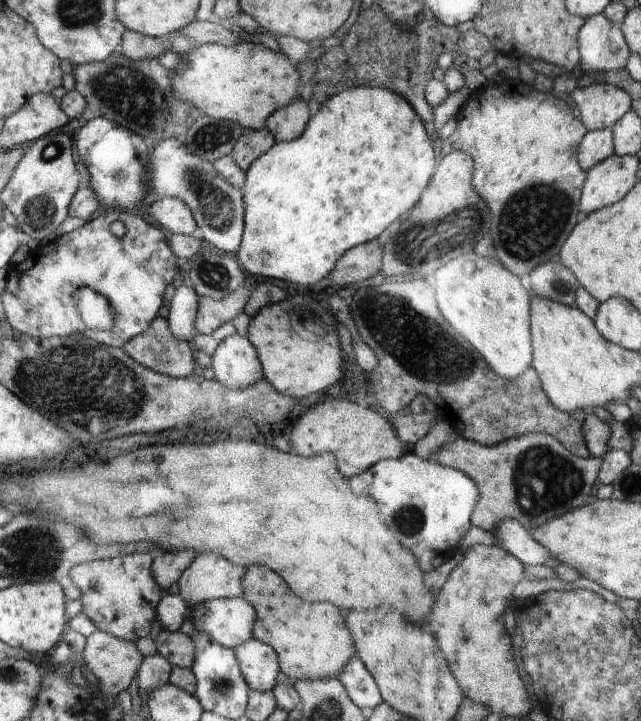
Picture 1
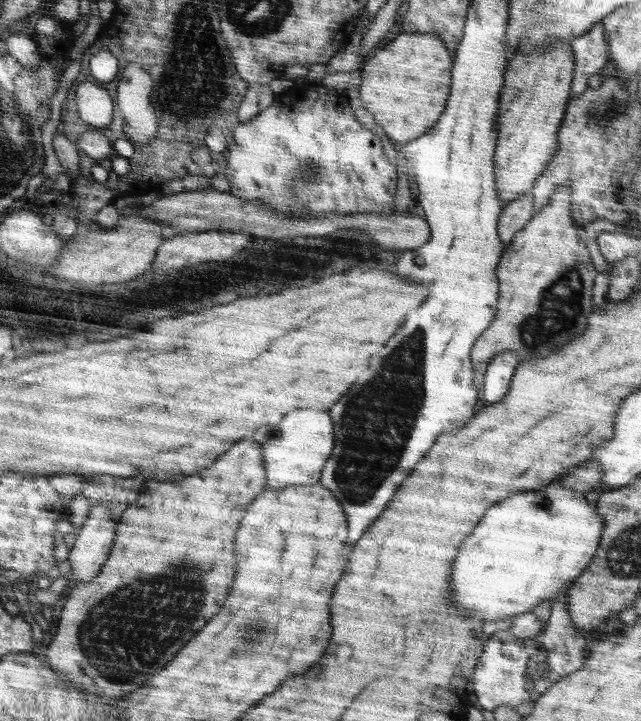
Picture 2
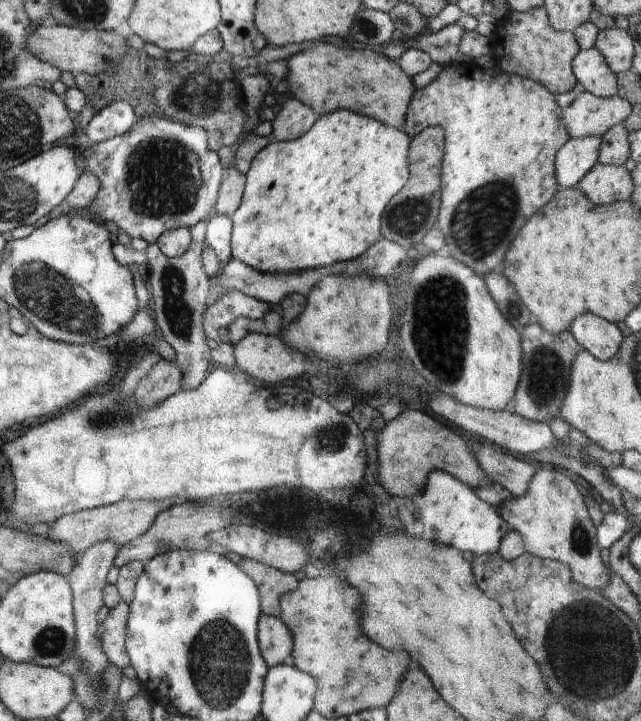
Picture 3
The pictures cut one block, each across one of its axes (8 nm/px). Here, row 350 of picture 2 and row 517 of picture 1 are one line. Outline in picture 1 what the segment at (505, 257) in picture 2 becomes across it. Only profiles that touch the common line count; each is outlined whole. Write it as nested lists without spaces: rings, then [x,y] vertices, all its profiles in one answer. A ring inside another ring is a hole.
[[[526,433],[487,447],[460,436],[440,447],[432,460],[469,475],[480,490],[474,526],[493,532],[505,518],[513,518],[529,532],[546,521],[586,504],[600,477],[601,459],[579,457],[548,433]]]

